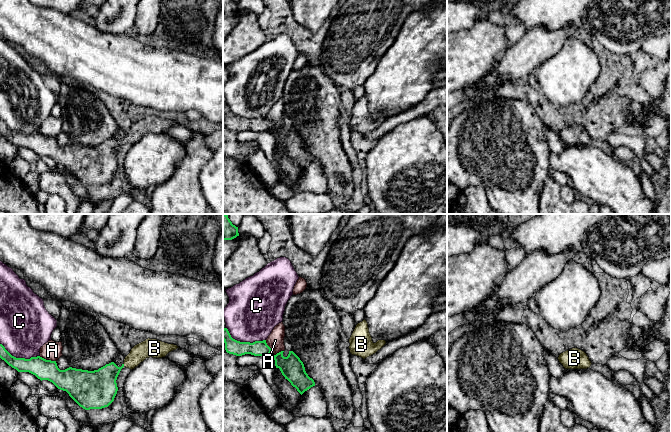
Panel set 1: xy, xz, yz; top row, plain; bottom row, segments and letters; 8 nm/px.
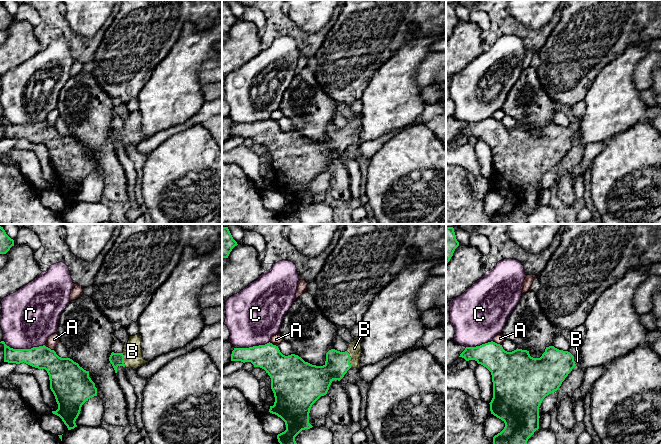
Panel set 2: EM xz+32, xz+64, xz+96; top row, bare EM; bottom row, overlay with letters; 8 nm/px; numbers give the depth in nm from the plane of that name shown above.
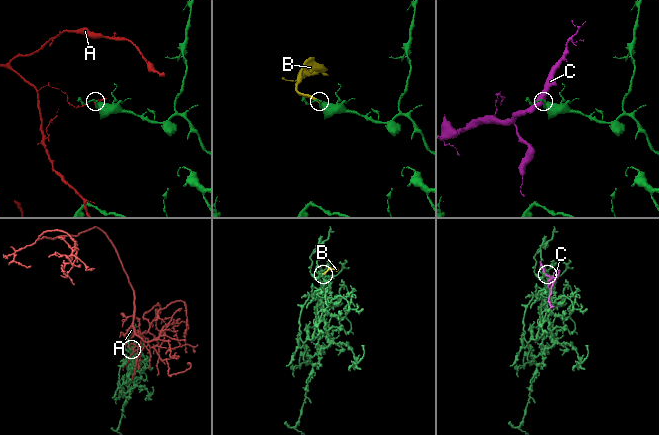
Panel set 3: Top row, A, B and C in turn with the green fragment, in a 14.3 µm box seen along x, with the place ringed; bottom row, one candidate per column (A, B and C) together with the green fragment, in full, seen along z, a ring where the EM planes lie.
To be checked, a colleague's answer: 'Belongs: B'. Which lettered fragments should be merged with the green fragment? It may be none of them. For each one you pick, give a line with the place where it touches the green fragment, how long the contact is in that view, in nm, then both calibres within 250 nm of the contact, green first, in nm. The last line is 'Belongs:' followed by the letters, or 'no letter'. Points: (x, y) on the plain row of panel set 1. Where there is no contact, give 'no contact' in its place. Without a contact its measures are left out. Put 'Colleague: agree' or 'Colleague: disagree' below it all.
B: xy (123, 141) | 30 nm | 260/140 nm
Belongs: B
Colleague: agree

